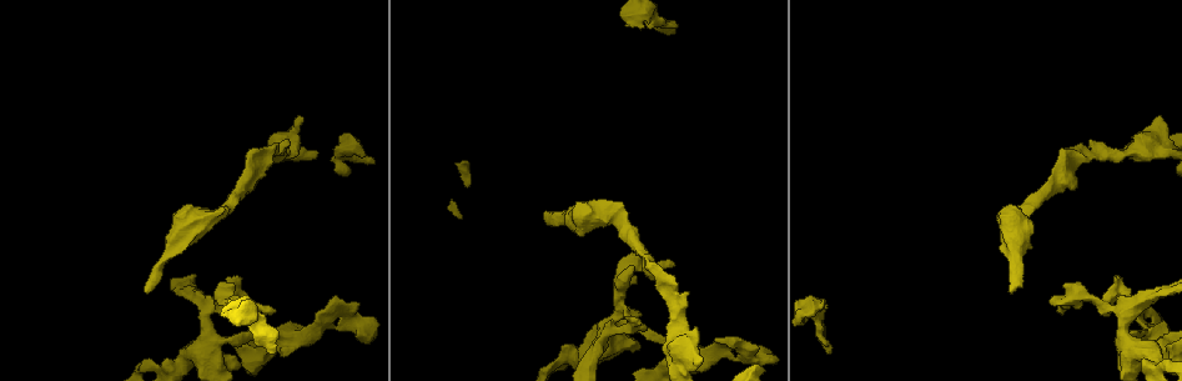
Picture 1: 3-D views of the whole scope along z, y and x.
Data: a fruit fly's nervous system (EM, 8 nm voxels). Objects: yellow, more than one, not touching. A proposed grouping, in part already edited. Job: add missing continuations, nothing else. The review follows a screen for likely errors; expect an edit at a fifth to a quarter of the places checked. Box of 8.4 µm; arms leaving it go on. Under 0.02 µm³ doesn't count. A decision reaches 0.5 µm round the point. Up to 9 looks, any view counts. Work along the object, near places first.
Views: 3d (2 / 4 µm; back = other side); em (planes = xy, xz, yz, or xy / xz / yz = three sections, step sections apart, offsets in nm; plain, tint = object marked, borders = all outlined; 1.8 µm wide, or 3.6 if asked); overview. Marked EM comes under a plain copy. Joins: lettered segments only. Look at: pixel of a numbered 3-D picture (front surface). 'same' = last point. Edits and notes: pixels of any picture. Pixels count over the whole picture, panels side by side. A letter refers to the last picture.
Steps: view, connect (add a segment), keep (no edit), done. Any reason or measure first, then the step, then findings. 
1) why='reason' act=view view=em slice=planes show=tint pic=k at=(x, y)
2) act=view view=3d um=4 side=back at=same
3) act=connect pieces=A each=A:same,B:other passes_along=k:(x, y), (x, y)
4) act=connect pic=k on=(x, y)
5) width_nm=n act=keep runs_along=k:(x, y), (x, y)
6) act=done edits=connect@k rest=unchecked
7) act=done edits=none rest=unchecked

why='thin end' act=view view=3d um=2 pic=1 at=(1064, 311)

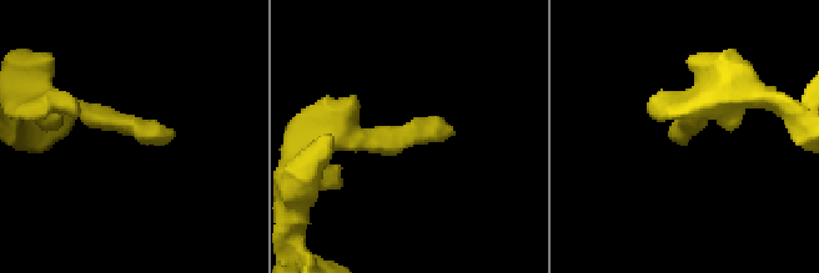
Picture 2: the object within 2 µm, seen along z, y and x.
act=view view=em slice=xz step=16 show=tint pic=2 at=(687, 140)

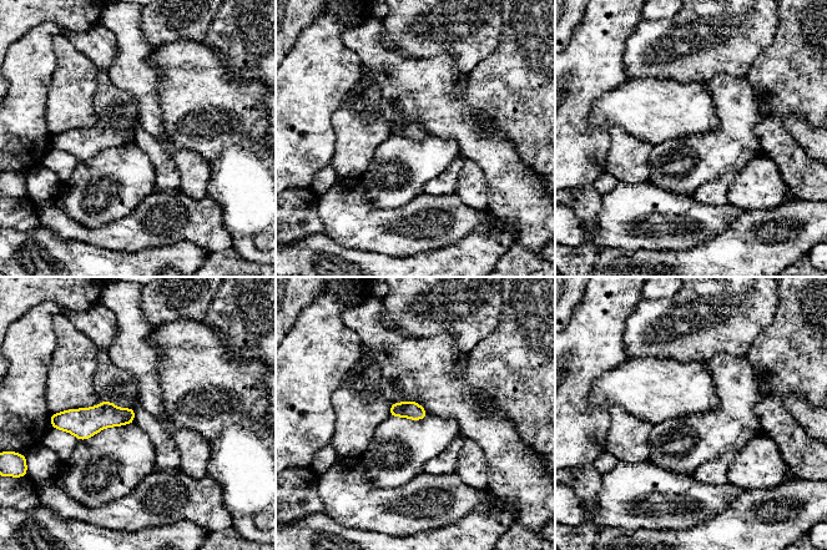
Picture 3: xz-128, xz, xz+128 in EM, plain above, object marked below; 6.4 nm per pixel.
why='what lies round it' act=view view=em slice=xz step=16 show=borders at=same

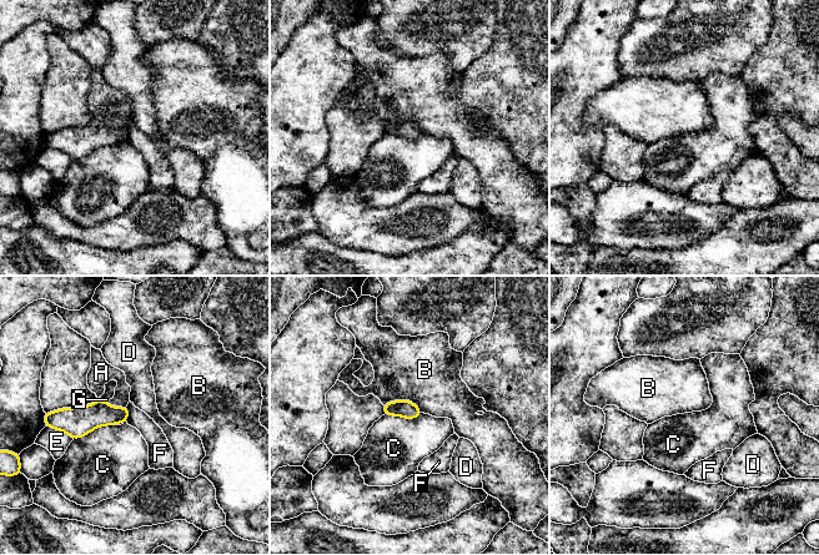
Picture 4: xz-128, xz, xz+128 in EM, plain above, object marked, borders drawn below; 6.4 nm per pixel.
act=keep each=A:other,B:other,C:other,D:other,E:other,F:other,G:other border=4:(114, 424), (99, 425), (73, 440) found='none of them fits'

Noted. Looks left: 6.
why='free end' act=view view=em slice=planes show=borders pic=1 at=(1012, 294)

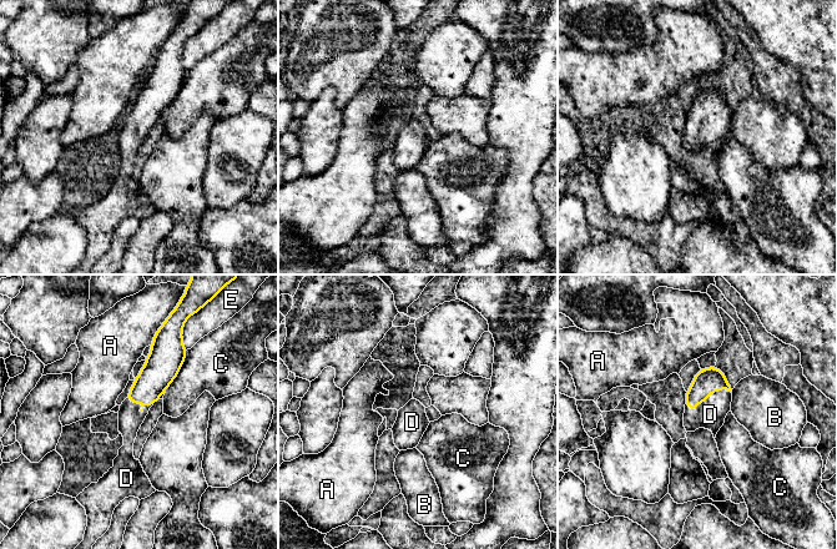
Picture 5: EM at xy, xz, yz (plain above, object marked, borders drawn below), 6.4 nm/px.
width_nm=130 act=connect pieces=D each=A:other,B:other,C:other,D:same,E:other passes_along=5:(707, 381), (704, 401), (710, 414) found='the neuron continues'

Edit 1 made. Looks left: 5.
why='see it whole again' act=view view=overview

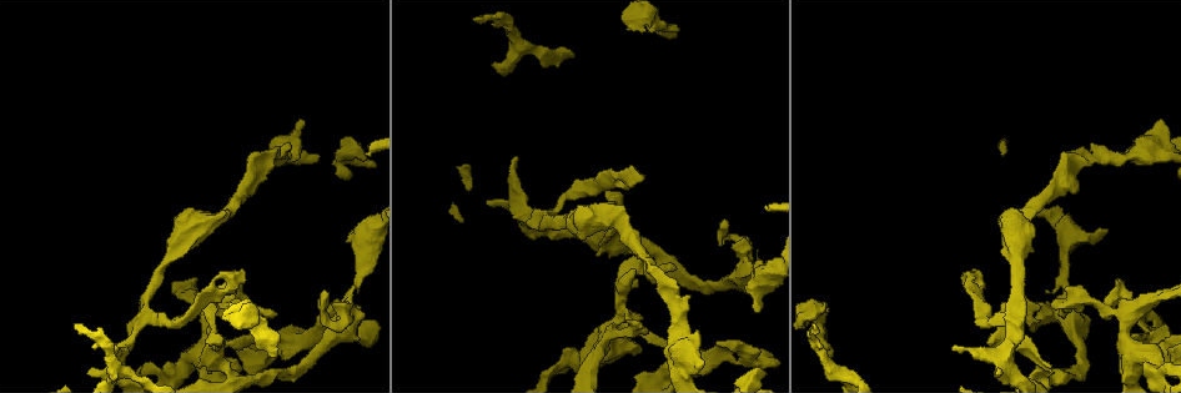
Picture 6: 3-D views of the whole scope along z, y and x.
why='four-way junction' act=view view=em slice=planes show=tint pic=6 at=(284, 342)

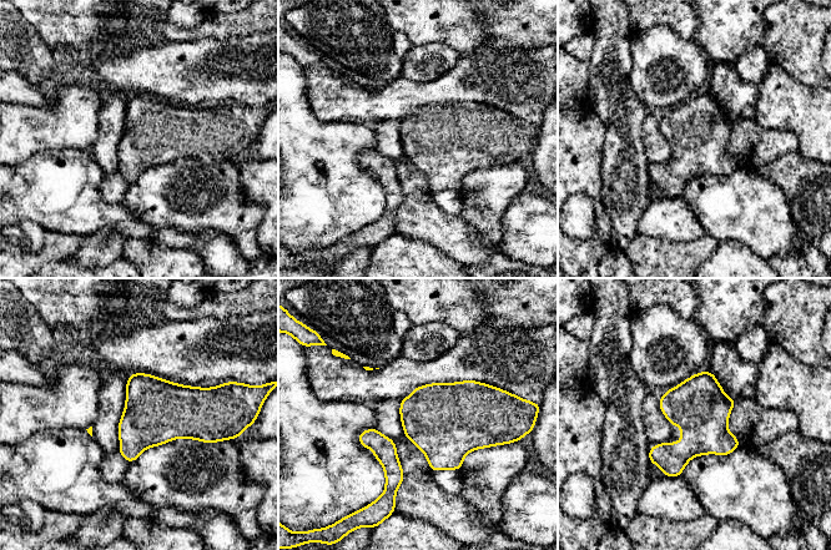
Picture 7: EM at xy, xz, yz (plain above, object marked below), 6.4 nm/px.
act=view view=em slice=planes show=borders at=same

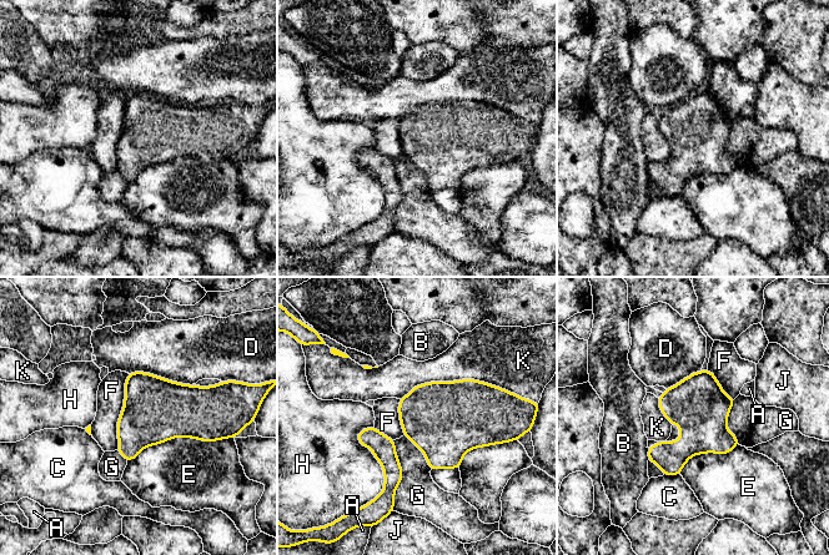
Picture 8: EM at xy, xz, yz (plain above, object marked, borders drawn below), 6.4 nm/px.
act=keep each=A:other,B:other,C:other,D:other,E:other,F:other,G:other,H:other,J:other,K:other border=8:(127, 373), (116, 449) found='no lettered segment goes on from it'

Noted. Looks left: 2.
why='end of a long branch' act=view view=3d um=4 pic=6 at=(669, 37)

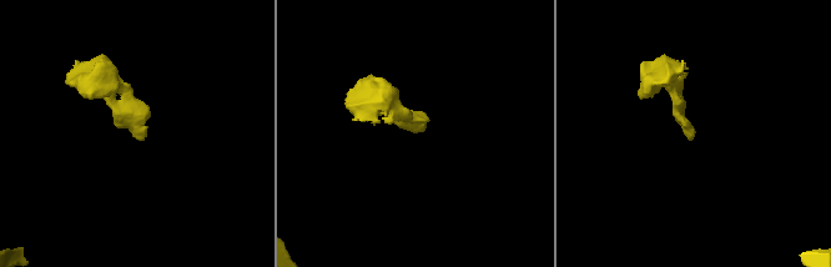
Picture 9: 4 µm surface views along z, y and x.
why='shape alone is not enough' act=view view=em slice=xy step=16 show=borders pic=9 at=(692, 137)

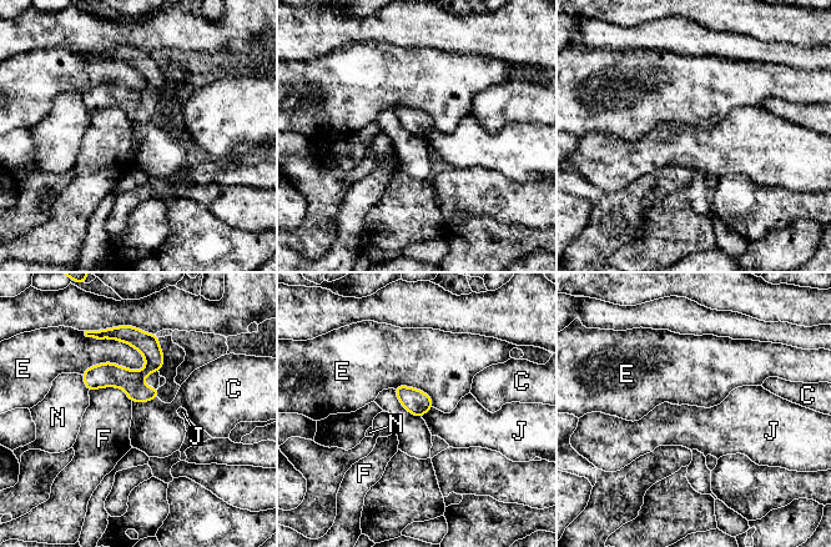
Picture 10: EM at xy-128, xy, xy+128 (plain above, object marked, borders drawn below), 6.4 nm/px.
act=keep each=C:other,E:other,F:other,J:other,N:other runs_along=10:(132, 340), (149, 367), (90, 386) found='none of them fits'

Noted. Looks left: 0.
act=done edits=connect@5 rest=unchecked

